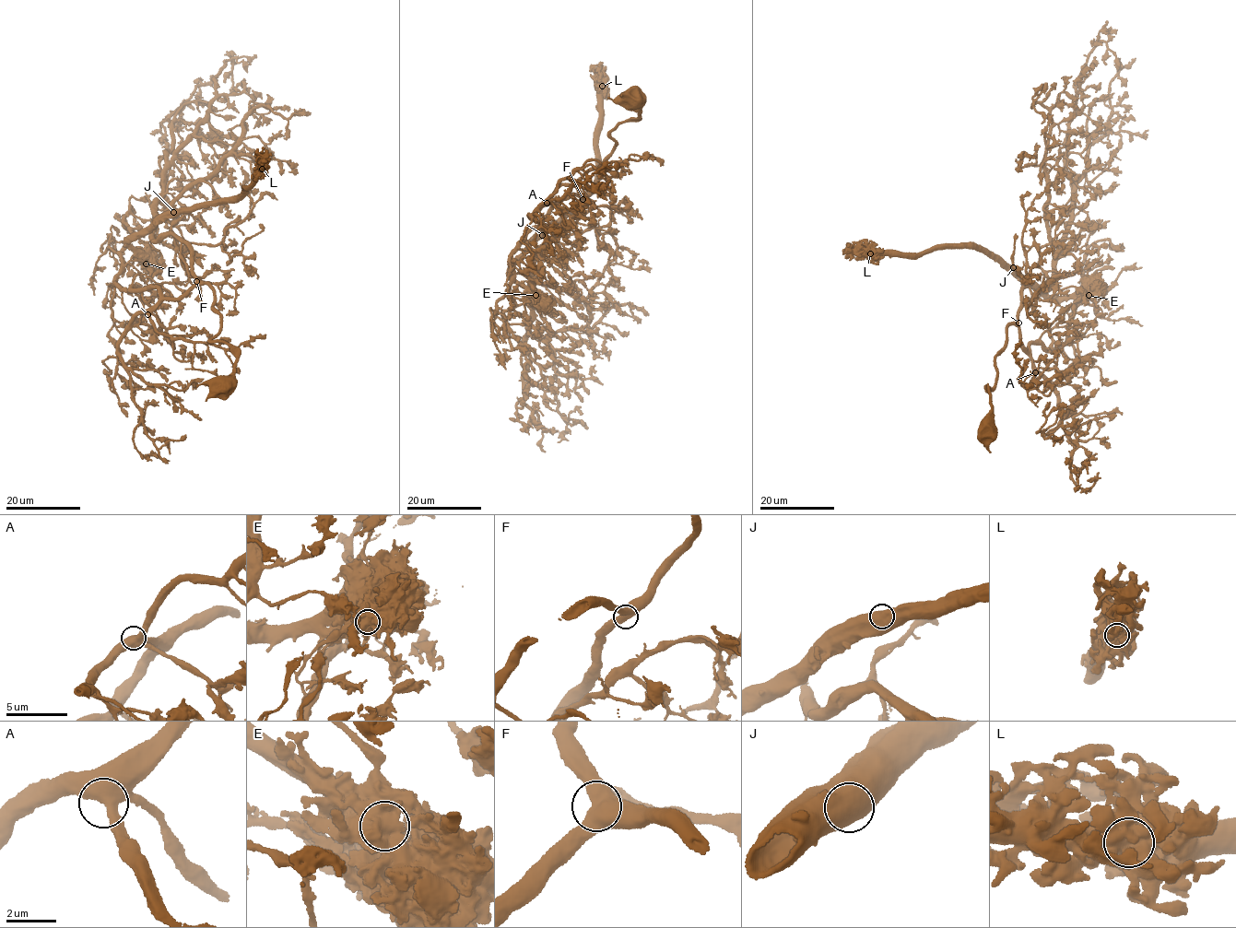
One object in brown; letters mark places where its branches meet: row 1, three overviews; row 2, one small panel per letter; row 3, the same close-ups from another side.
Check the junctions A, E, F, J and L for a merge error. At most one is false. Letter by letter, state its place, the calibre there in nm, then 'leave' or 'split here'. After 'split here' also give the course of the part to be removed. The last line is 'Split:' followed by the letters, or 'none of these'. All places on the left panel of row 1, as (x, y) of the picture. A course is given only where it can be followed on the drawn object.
A: place (147, 314); calibre 550 nm; leave
E: place (146, 264); calibre 1000 nm; split here; course (146, 263), (127, 242), (132, 233), (222, 198), (237, 198), (253, 181), (263, 158), (256, 149)
F: place (196, 281); calibre 600 nm; leave
J: place (173, 212); calibre 1150 nm; leave
L: place (262, 169); calibre 850 nm; leave
Split: E

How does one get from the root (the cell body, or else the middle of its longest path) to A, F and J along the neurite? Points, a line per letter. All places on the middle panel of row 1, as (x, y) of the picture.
A: (634, 99), (639, 116), (623, 121), (610, 133), (617, 142), (599, 180), (583, 195), (547, 203)
F: (634, 99), (637, 97), (641, 111), (638, 117), (623, 121), (610, 133), (617, 142), (601, 178), (582, 199)
J: (634, 99), (639, 116), (610, 133), (599, 180), (563, 198), (512, 254), (529, 289), (511, 267), (542, 235)

